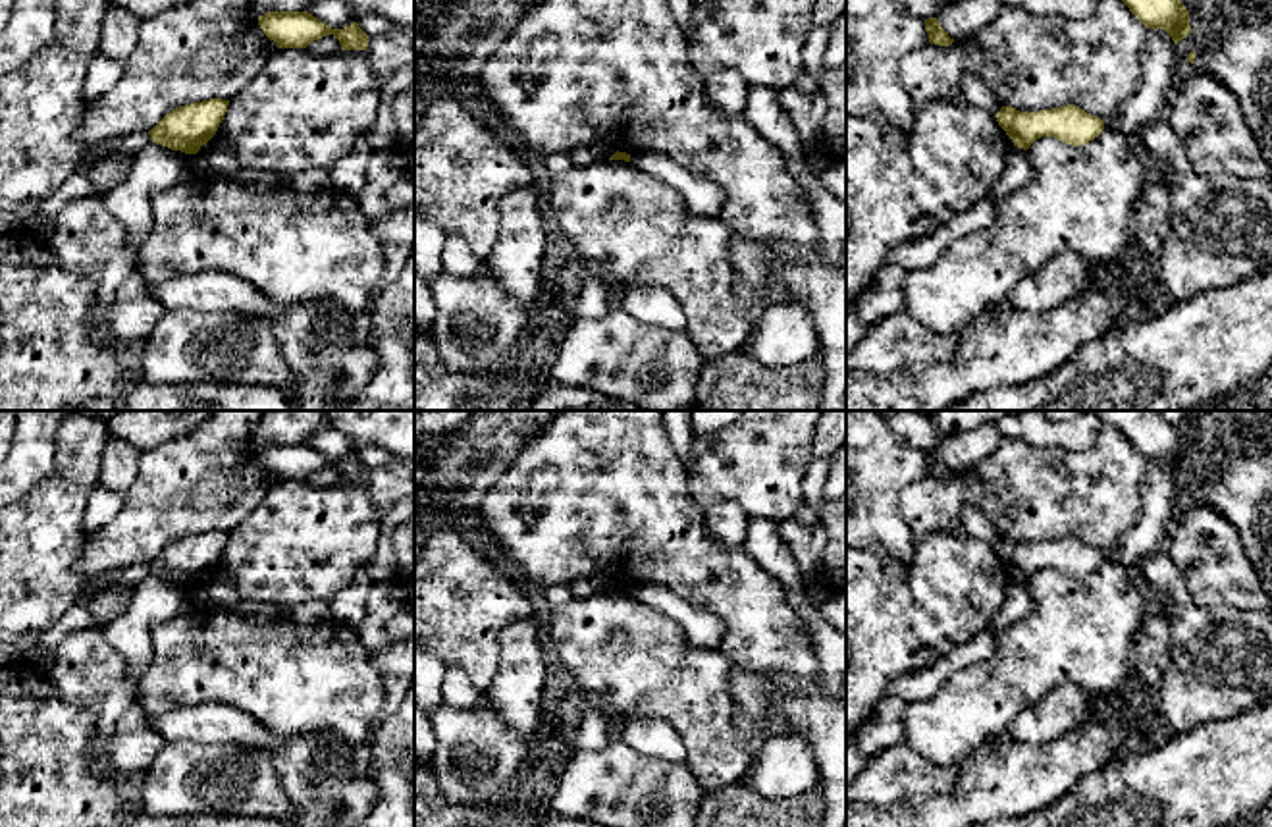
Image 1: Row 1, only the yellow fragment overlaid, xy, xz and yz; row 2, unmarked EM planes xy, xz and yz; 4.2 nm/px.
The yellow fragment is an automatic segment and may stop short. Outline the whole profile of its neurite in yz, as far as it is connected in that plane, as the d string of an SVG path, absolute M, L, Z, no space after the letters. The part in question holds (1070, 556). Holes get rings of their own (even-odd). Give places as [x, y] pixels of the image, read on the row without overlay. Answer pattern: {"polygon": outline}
{"polygon": "M1073 536L1039 544L1020 544L1012 538L1002 538L994 549L1014 578L1023 582L1041 569L1054 569L1066 576L1079 578L1099 569L1104 561L1100 549Z"}

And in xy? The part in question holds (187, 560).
{"polygon": "M229 532L191 534L166 546L150 563L150 573L172 582L197 586L218 563Z"}

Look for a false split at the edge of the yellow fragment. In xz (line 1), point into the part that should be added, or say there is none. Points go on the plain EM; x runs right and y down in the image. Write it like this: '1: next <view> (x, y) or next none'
1: next none

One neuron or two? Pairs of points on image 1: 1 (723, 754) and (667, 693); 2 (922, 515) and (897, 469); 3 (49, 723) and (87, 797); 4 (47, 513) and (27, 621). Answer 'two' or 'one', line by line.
1: one
2: two
3: one
4: one

